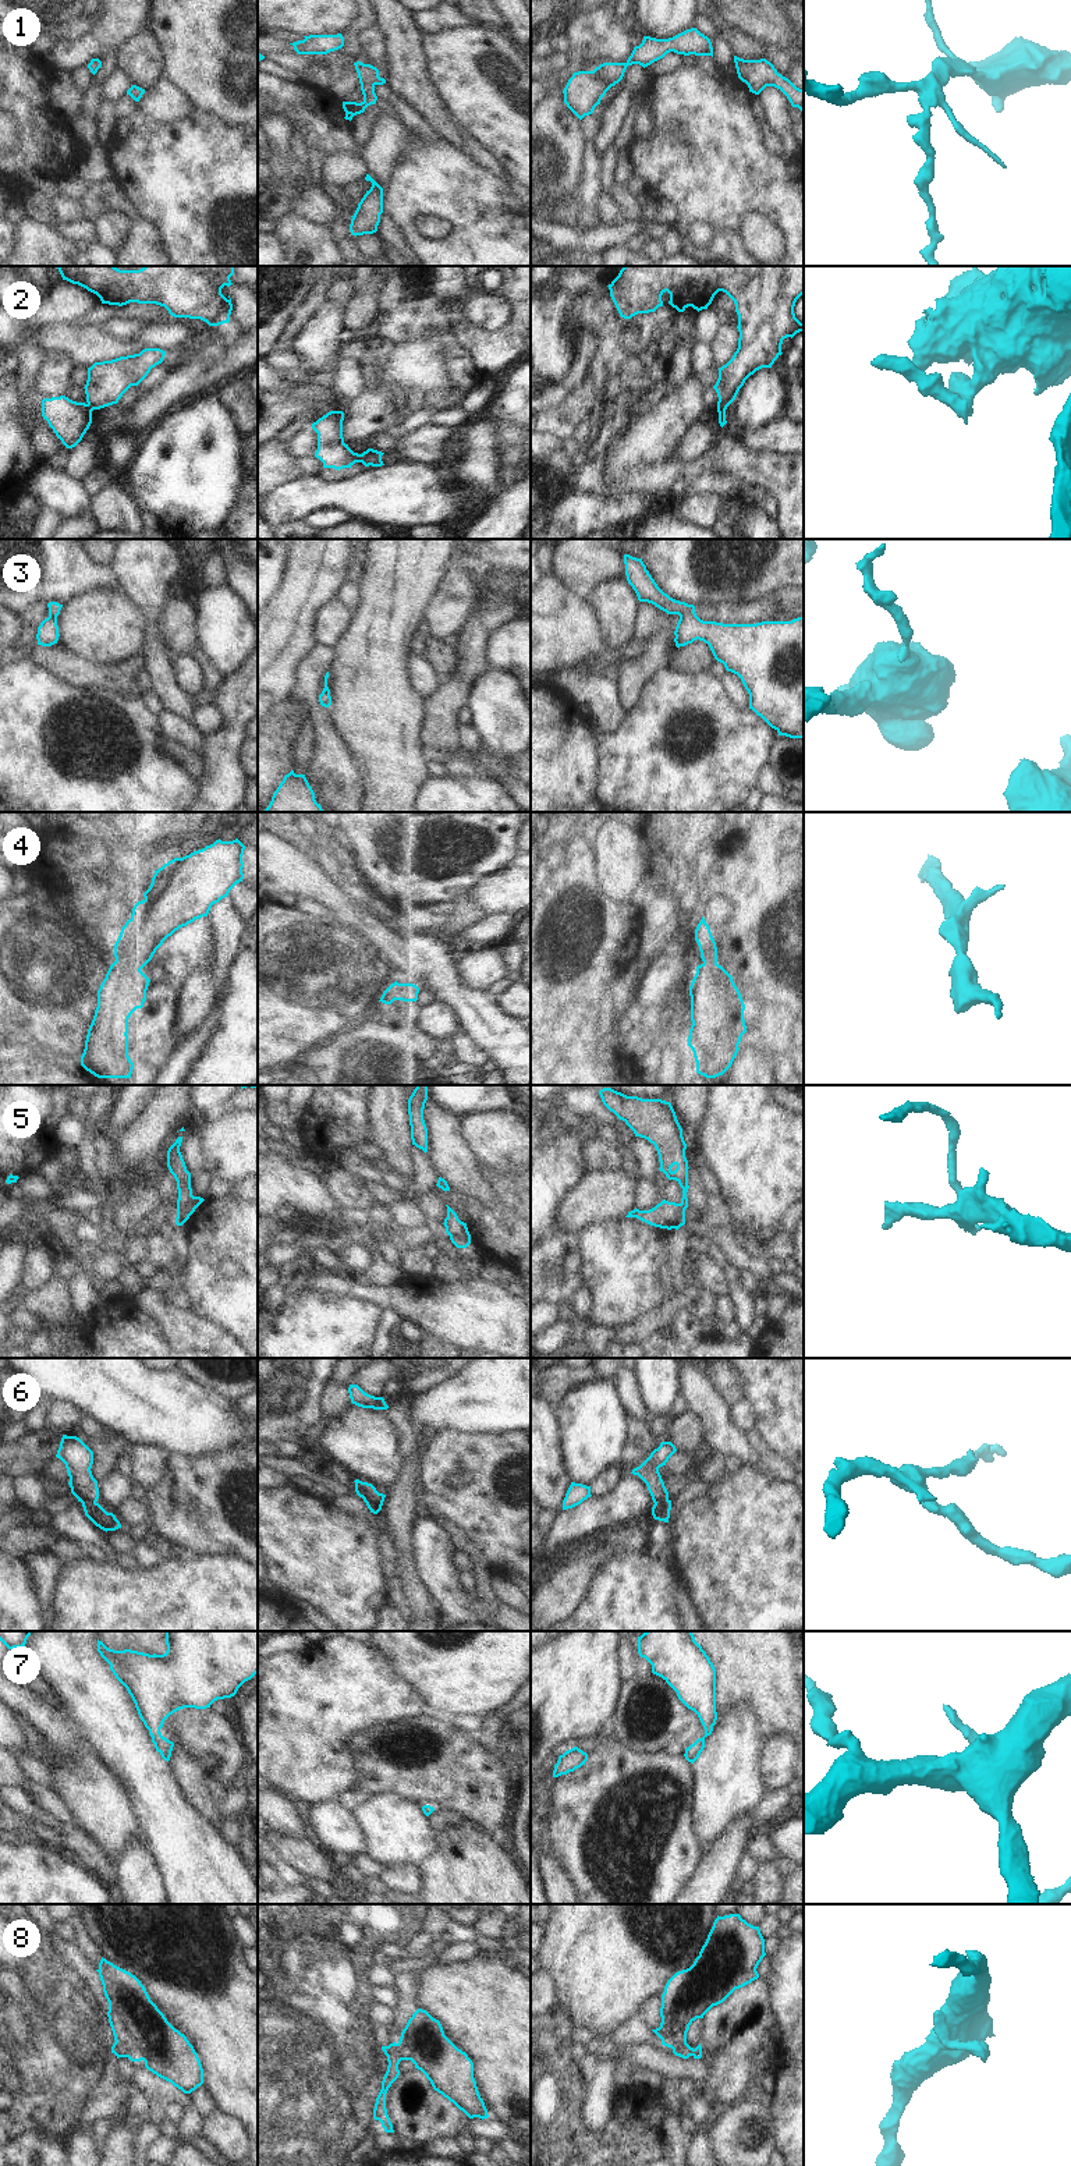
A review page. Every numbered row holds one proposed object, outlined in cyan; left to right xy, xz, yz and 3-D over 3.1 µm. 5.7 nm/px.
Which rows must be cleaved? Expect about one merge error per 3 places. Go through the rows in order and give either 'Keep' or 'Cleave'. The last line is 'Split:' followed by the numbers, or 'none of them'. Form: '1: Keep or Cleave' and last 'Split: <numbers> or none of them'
1: Keep
2: Cleave
3: Keep
4: Keep
5: Cleave
6: Keep
7: Keep
8: Cleave
Split: 2, 5, 8.

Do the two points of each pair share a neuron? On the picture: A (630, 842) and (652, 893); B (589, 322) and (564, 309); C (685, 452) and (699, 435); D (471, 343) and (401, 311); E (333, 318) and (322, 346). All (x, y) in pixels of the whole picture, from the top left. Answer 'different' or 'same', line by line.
A: same
B: different
C: same
D: different
E: same

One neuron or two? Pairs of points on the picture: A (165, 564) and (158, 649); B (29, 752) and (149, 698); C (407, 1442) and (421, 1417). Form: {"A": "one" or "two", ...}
{"A": "one", "B": "two", "C": "two"}

